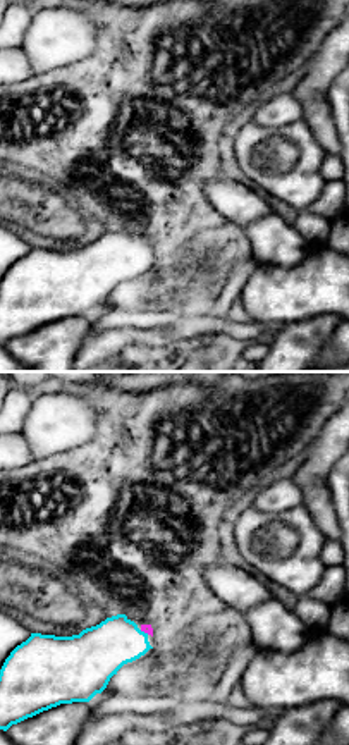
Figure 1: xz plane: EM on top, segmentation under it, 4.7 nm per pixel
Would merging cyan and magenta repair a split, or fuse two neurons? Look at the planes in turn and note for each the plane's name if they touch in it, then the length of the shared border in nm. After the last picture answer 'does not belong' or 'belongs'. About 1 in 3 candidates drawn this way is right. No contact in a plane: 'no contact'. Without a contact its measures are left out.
contact in xz; length 50 nm

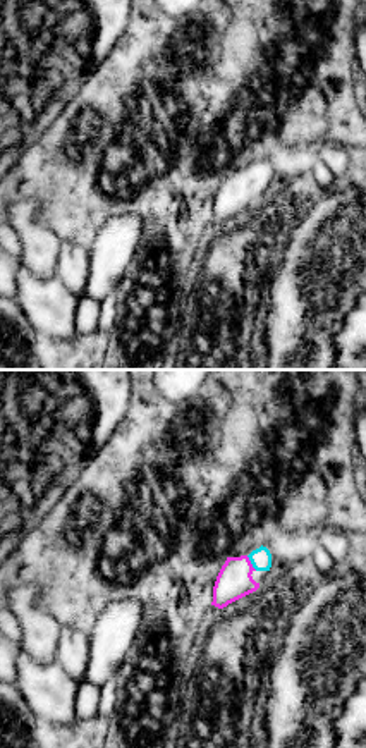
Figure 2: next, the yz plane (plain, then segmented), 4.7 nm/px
contact in yz; length 90 nm

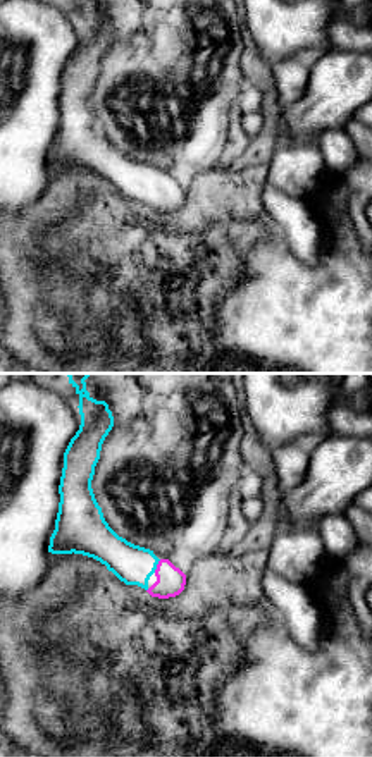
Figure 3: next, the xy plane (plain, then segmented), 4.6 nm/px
contact in xy; length 70 nm

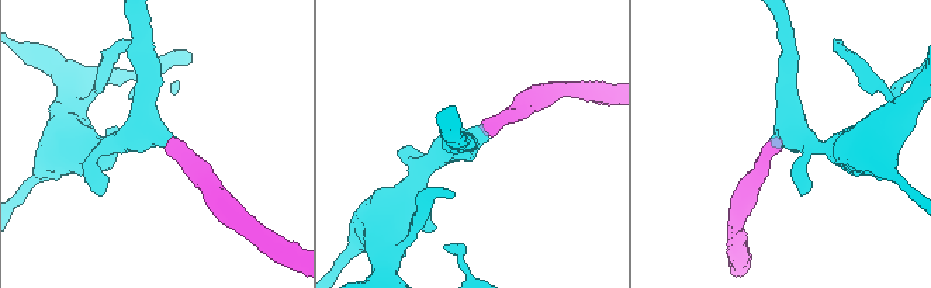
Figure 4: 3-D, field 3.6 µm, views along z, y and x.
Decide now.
belongs

